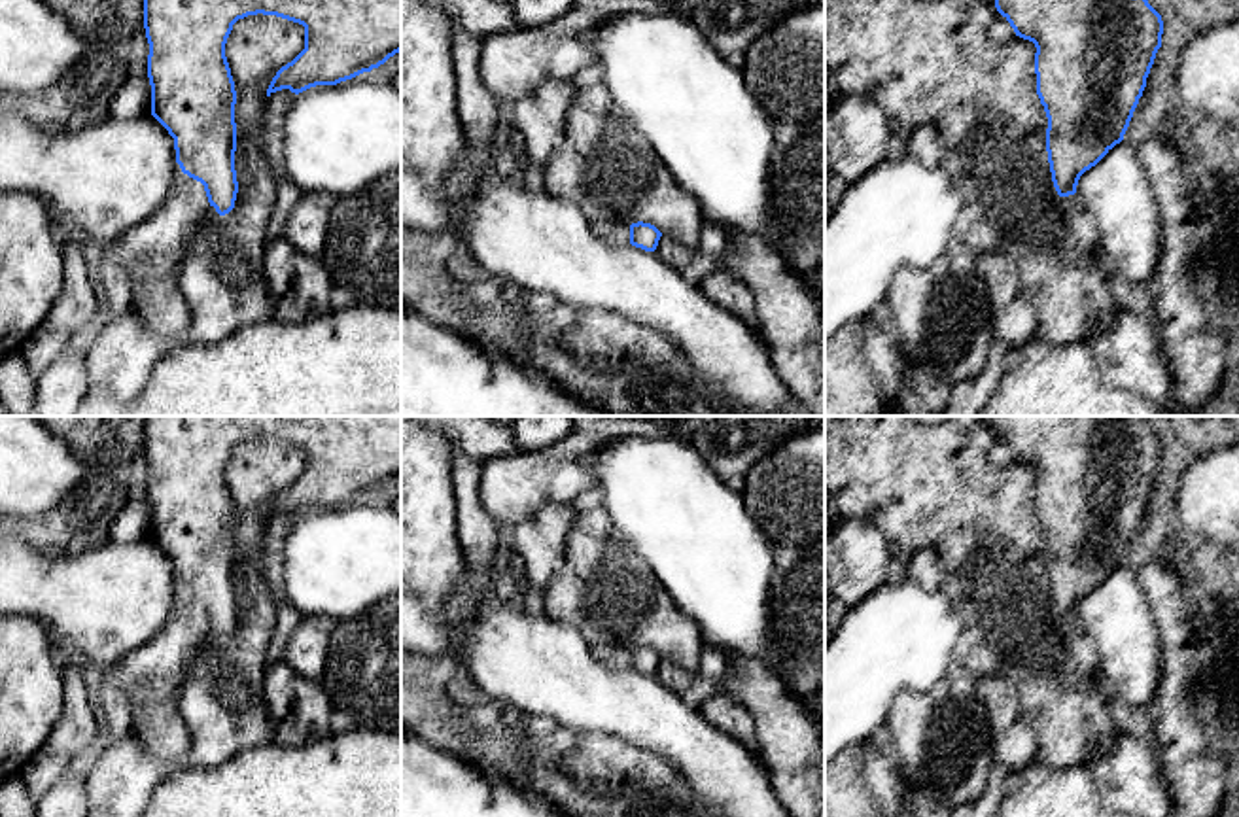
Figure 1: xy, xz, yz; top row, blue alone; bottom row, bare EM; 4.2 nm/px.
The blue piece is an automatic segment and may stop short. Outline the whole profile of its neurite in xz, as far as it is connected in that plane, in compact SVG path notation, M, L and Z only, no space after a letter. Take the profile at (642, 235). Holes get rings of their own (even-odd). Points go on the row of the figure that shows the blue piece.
M596 221L590 227L600 238L613 246L632 244L645 252L654 252L662 236L662 233L654 225L643 221L632 223L628 231L613 227L607 221Z

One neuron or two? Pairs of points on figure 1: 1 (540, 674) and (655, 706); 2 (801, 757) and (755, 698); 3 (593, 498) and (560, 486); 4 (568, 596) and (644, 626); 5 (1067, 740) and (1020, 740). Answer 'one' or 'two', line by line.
1: one
2: one
3: two
4: one
5: two

